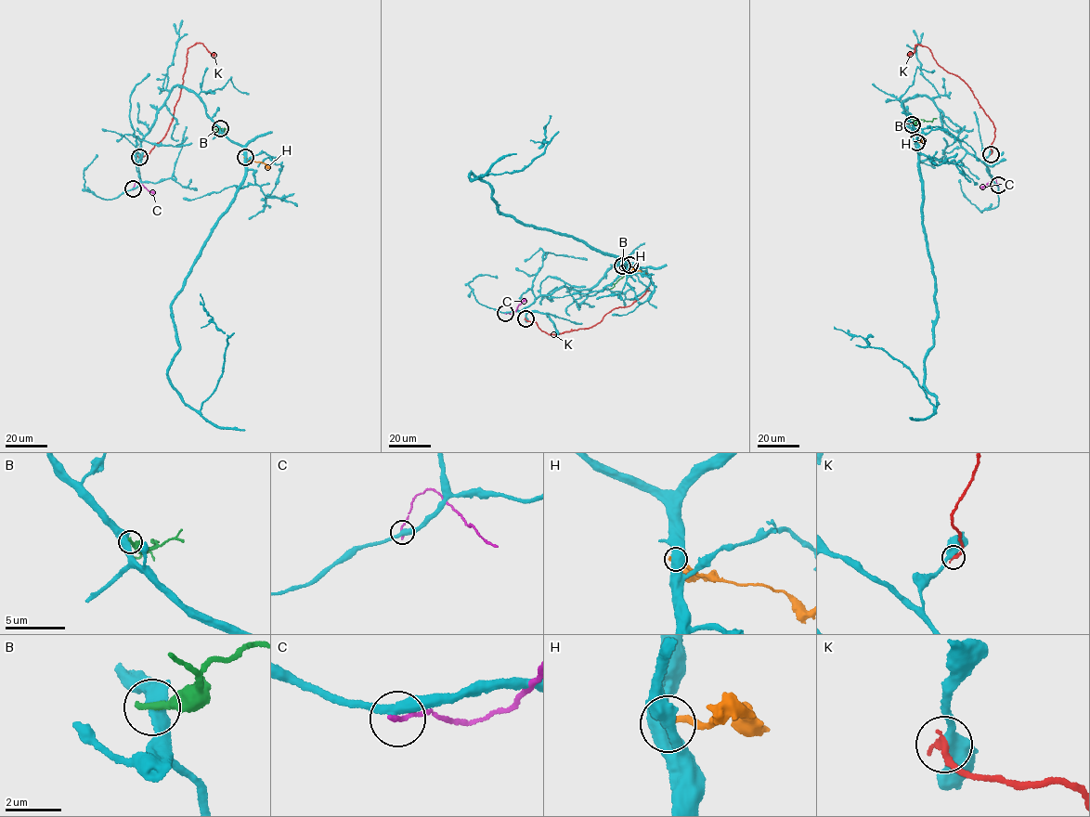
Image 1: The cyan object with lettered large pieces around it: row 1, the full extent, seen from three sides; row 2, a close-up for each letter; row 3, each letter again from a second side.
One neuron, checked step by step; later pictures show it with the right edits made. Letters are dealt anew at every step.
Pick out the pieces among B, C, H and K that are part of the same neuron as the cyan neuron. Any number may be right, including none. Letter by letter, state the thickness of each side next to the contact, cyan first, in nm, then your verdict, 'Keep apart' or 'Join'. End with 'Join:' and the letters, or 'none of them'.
B: Thickness 500 nm (cyan) against 320 nm. Keep apart
C: Thickness 360 nm (cyan) against 180 nm. Keep apart
H: Thickness 650 nm (cyan) against 280 nm. Keep apart
K: Thickness 460 nm (cyan) against 300 nm. Keep apart
Join: none of them

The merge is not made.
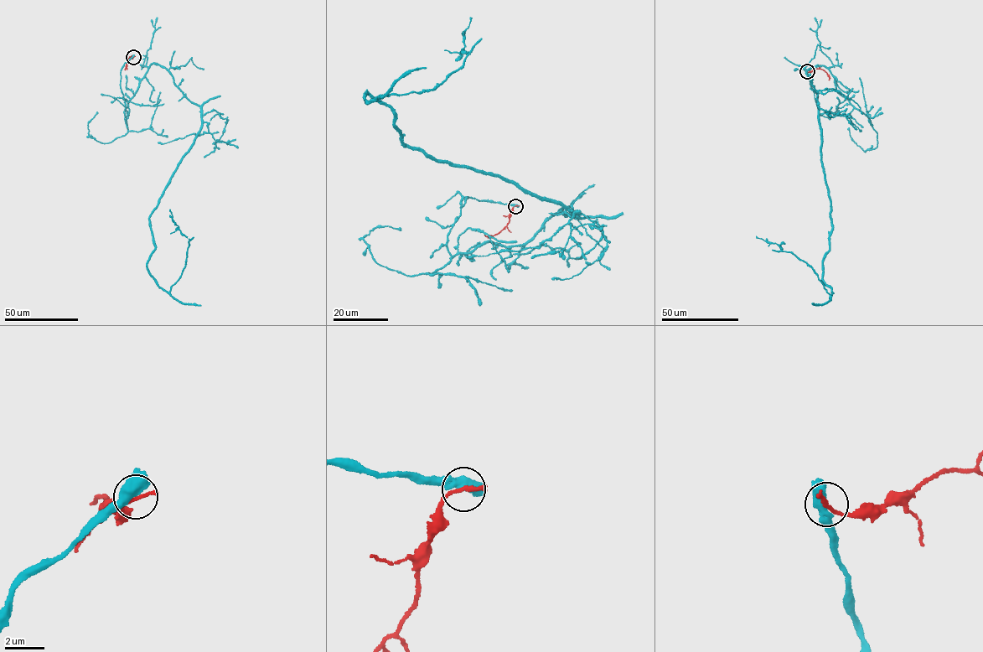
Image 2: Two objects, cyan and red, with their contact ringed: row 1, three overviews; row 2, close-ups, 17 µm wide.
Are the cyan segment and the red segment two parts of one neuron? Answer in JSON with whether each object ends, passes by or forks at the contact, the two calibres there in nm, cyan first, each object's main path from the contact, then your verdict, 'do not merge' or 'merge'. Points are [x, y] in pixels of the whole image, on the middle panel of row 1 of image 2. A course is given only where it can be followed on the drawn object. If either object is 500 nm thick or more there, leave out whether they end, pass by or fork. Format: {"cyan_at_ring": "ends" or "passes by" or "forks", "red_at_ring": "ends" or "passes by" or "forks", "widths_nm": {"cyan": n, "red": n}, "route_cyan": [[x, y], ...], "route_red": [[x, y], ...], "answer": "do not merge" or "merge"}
{"widths_nm": {"cyan": 500, "red": 220}, "route_cyan": [[516, 206], [467, 196], [452, 255], [578, 215], [405, 145], [391, 109], [363, 97], [445, 79], [472, 18]], "route_red": [[516, 206], [502, 230], [493, 235], [484, 234]], "answer": "do not merge"}

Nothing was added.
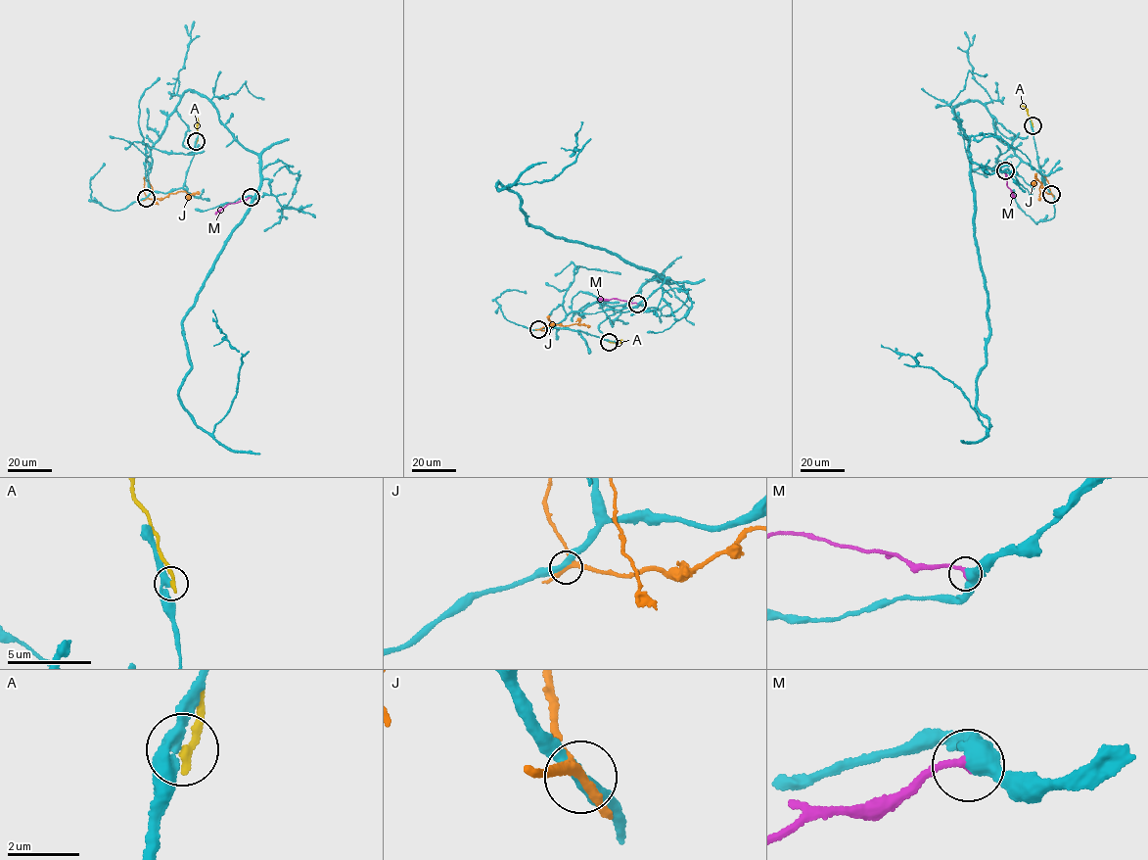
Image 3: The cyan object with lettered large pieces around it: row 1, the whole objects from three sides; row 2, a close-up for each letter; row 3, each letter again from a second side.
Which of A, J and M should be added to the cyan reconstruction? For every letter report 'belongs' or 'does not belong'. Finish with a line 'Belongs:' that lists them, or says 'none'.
A: does not belong
J: does not belong
M: belongs
Belongs: M

